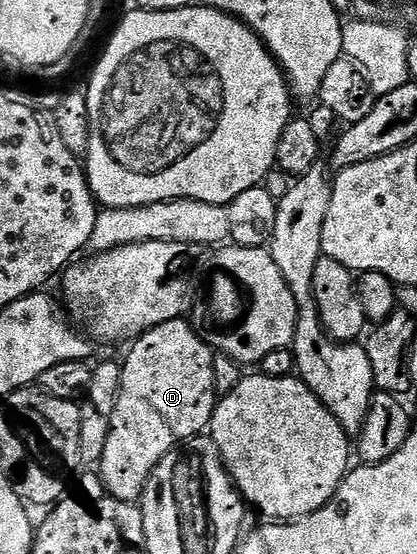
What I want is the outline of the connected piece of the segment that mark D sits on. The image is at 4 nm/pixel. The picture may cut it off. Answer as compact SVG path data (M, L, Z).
M185 318L151 328L129 348L125 362L120 363L121 387L99 473L112 497L136 503L159 460L173 447L210 429L219 395L213 371L215 351Z

